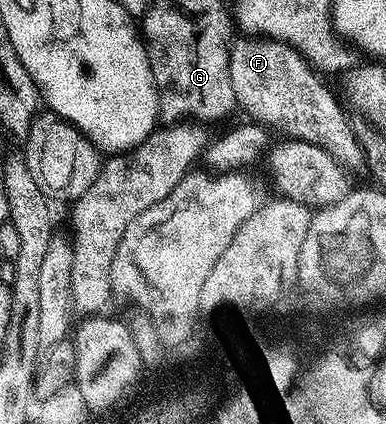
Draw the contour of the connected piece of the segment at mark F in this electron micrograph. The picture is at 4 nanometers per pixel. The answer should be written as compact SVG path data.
M238 36L229 43L230 75L235 103L251 114L255 123L287 130L294 140L305 140L324 148L339 160L359 157L360 142L346 119L334 94L318 79L313 65L289 42L277 42L265 36Z

